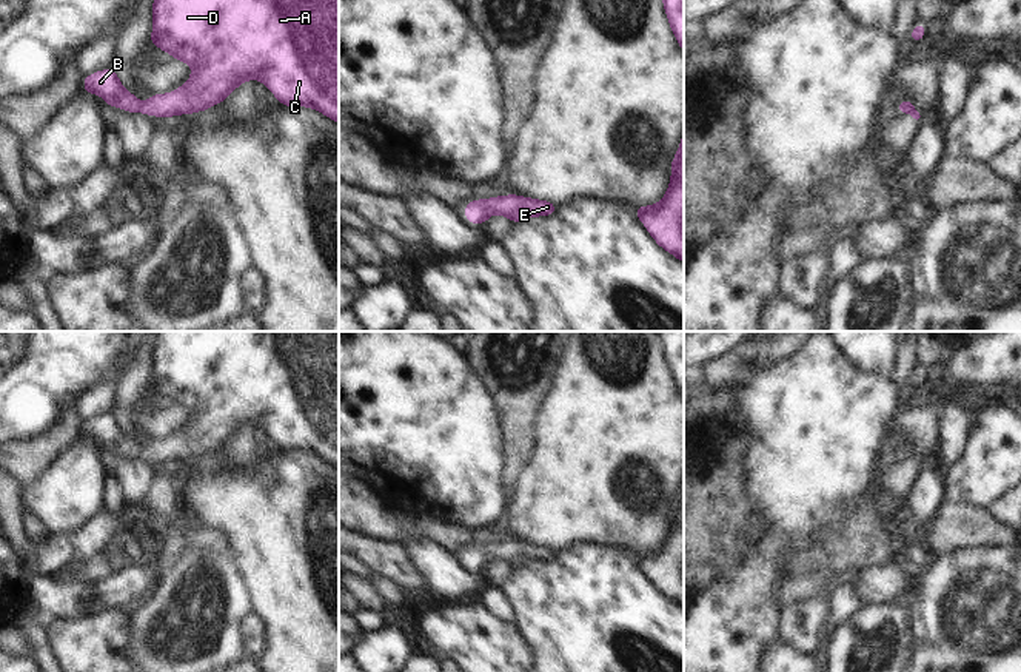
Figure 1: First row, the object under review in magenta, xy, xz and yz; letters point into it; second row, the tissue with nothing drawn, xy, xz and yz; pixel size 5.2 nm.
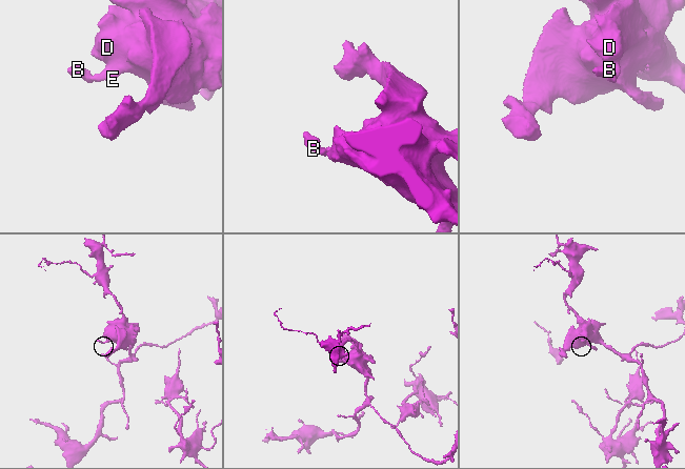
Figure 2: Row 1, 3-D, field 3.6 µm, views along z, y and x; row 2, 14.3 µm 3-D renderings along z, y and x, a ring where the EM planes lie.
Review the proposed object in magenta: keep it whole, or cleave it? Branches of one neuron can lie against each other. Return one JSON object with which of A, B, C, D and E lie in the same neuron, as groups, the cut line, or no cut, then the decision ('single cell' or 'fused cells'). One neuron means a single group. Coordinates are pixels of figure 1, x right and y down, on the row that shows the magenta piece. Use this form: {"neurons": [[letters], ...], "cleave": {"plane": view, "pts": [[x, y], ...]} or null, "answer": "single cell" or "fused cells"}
{"neurons": [["A", "B", "C", "D", "E"]], "cleave": null, "answer": "single cell"}

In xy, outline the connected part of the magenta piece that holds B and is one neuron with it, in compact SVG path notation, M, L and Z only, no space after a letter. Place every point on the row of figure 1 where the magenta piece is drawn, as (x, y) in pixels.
M154 0L154 29L151 42L174 59L192 66L191 79L171 94L152 94L146 103L128 92L112 68L89 74L83 91L100 94L114 106L128 113L171 117L205 111L219 105L240 83L263 82L283 106L310 106L339 123L339 0Z

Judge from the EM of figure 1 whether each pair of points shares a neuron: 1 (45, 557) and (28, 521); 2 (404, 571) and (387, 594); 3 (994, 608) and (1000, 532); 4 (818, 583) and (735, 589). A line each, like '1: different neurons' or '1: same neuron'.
1: different neurons
2: different neurons
3: different neurons
4: different neurons

